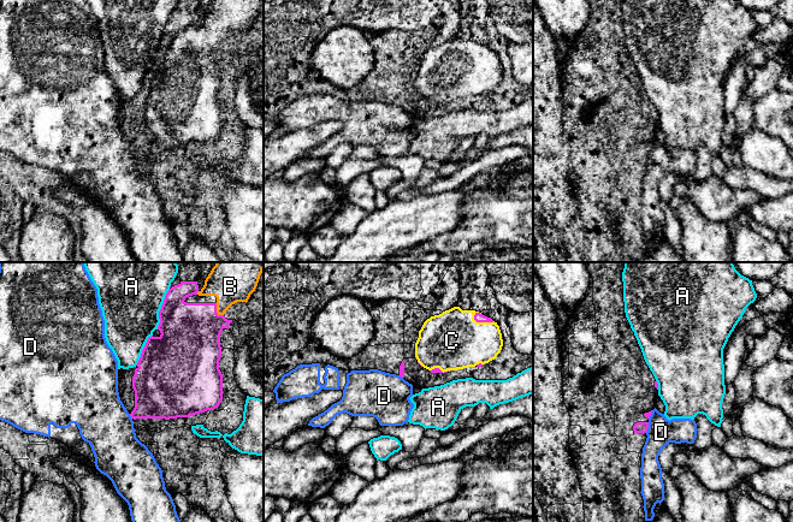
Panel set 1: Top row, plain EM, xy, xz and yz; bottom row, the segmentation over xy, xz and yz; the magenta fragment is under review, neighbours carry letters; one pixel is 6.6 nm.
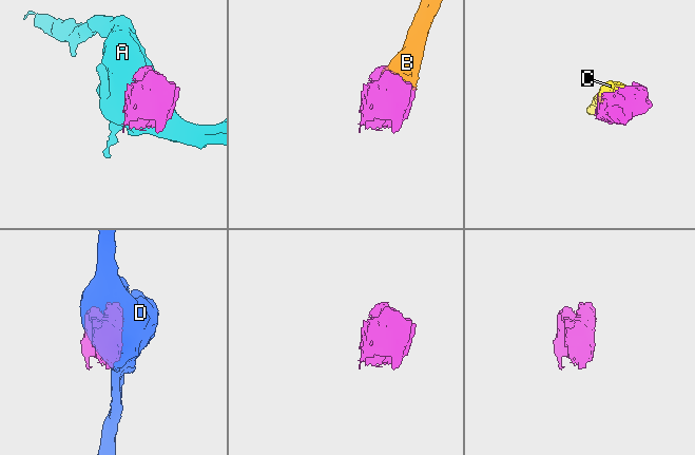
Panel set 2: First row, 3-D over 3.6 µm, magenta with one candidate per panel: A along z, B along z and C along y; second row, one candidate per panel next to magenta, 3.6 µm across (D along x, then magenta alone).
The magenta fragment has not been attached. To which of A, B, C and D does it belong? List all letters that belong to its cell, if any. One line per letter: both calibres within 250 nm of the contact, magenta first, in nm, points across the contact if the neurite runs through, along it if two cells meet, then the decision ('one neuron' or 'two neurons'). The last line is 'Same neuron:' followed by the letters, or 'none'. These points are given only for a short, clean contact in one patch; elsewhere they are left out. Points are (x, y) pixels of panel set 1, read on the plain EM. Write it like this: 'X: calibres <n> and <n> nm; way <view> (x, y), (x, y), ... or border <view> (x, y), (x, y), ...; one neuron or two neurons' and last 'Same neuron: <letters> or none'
A: calibres 380 and 420 nm; two neurons
B: calibres 400 and 220 nm; one neuron
C: calibres 60 and 400 nm; one neuron
D: calibres 80 and 180 nm; border yz (649, 153), (645, 162); two neurons
Same neuron: B, C

